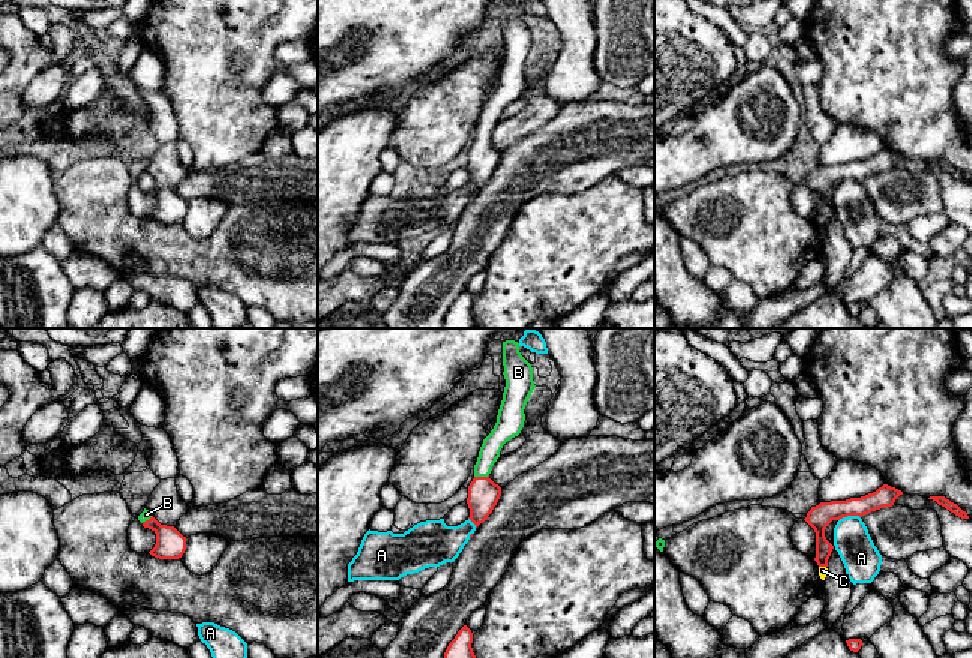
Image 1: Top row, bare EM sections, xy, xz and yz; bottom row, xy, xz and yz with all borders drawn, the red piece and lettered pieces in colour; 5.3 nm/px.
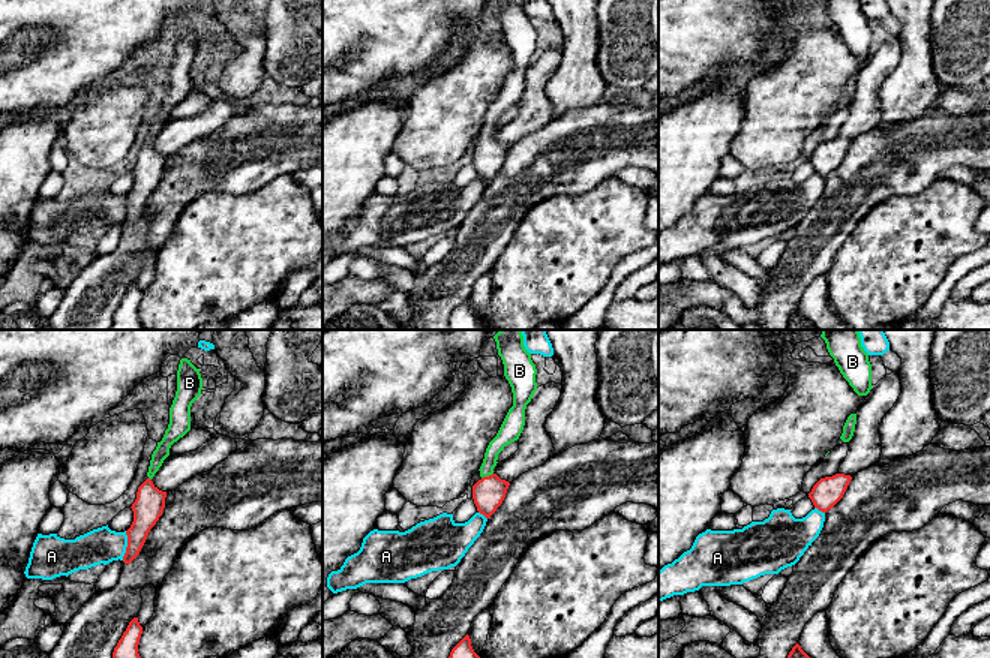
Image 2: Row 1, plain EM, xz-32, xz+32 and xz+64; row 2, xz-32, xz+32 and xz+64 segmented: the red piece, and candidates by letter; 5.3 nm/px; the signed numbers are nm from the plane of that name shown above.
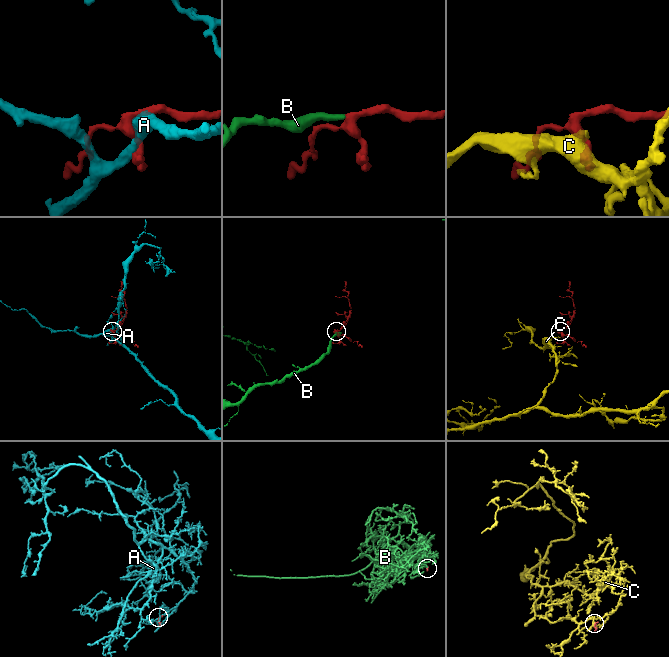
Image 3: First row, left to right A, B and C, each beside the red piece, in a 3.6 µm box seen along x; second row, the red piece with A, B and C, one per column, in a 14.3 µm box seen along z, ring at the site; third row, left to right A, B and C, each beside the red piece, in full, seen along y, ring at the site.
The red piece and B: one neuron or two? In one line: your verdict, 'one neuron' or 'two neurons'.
one neuron

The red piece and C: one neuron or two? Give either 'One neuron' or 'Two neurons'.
Two neurons

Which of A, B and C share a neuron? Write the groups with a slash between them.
A / B / C

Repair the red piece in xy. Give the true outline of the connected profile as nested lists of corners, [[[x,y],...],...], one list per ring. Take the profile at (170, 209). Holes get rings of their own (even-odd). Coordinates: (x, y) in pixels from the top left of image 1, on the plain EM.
[[[148,174],[138,180],[144,192],[156,198],[156,208],[148,216],[159,223],[178,223],[186,214],[186,201],[183,201],[174,190],[160,189]]]

